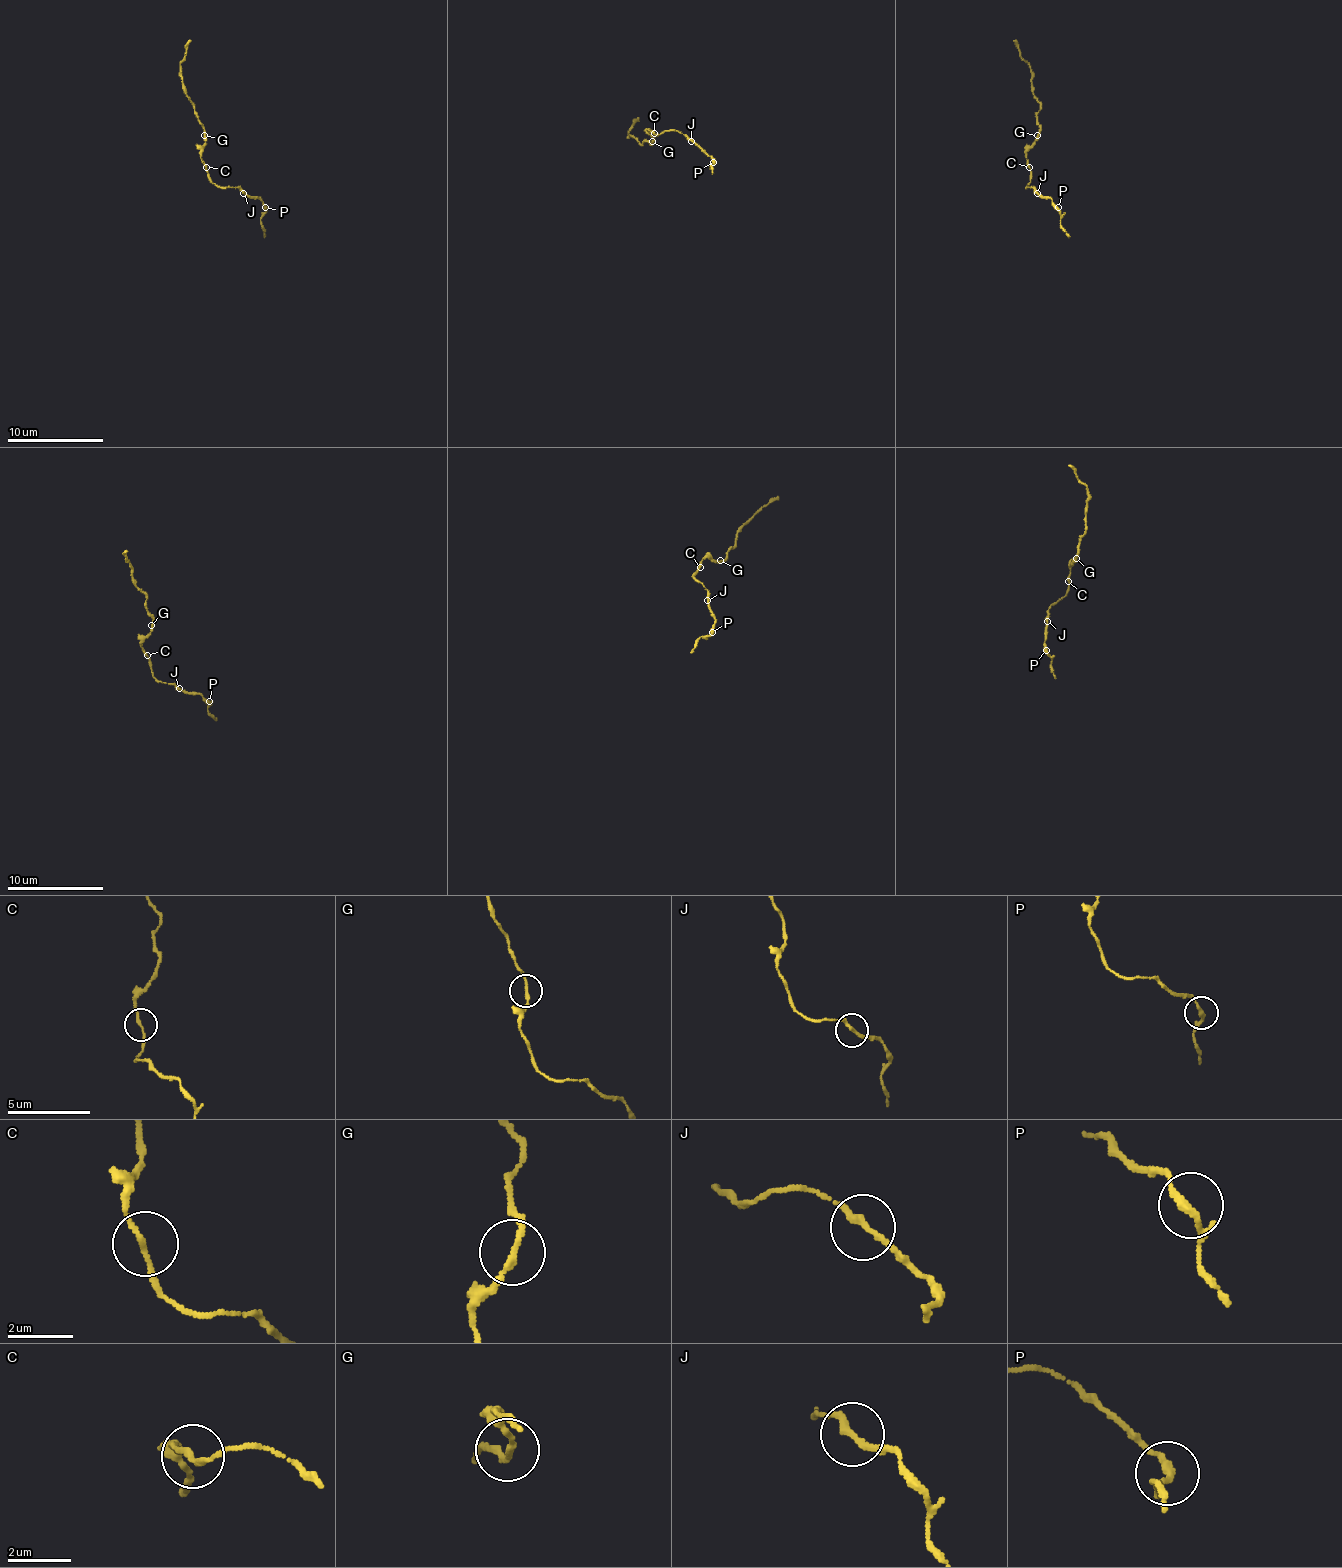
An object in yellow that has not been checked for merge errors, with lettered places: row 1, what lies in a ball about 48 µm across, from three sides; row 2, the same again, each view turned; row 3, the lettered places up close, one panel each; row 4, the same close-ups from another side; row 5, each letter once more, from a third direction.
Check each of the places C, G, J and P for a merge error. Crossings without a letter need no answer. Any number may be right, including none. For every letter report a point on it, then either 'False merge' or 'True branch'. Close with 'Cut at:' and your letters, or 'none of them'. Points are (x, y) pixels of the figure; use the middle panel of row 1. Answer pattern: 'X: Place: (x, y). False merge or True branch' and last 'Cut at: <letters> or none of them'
C: Place: (654, 133). True branch
G: Place: (652, 141). True branch
J: Place: (691, 141). True branch
P: Place: (713, 162). True branch
Cut at: none of them

